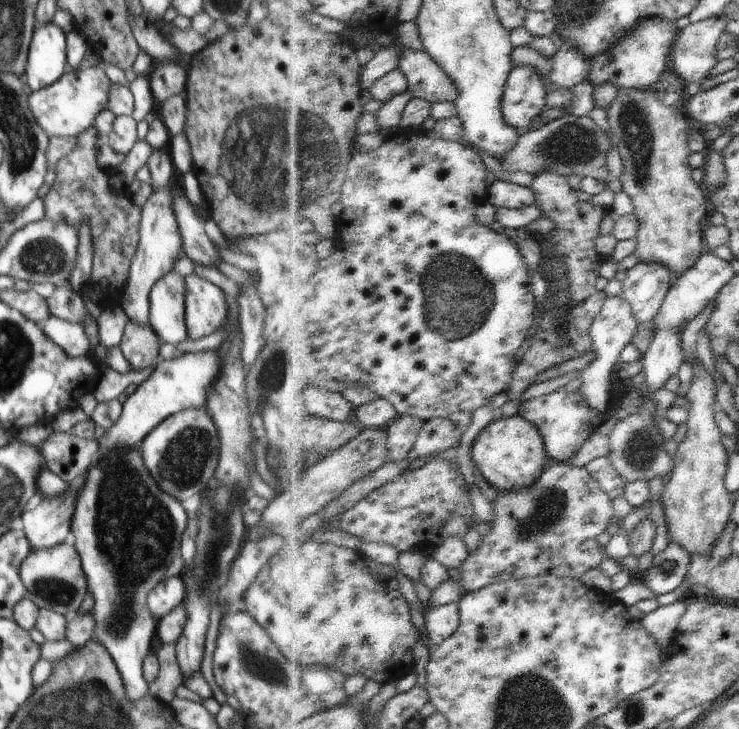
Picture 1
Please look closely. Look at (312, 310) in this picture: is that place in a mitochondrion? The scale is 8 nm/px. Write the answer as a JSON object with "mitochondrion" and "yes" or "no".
{"mitochondrion":"no"}

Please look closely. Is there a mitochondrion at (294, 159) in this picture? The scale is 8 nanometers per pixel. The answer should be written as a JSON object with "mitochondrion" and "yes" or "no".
{"mitochondrion":"yes"}

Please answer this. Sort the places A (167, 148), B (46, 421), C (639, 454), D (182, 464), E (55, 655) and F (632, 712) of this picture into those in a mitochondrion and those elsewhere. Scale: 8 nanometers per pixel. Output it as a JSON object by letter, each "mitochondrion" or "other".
{"A":"other","B":"other","C":"mitochondrion","D":"mitochondrion","E":"other","F":"mitochondrion"}

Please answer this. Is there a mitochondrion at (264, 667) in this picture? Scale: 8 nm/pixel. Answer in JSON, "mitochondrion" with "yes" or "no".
{"mitochondrion":"yes"}

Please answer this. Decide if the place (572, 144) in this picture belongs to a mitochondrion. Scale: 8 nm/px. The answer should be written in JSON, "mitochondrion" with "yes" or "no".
{"mitochondrion":"yes"}

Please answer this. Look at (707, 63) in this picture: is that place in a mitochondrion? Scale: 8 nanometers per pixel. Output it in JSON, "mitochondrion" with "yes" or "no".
{"mitochondrion":"no"}

